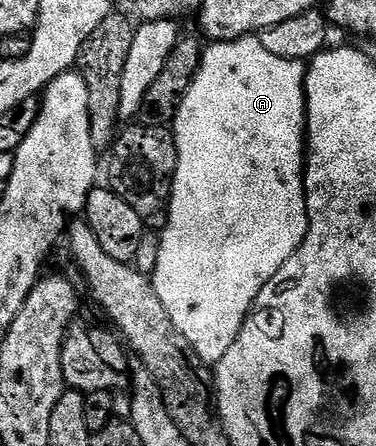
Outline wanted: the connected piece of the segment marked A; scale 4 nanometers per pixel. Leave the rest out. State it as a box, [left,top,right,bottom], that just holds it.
[150,36,308,364]

